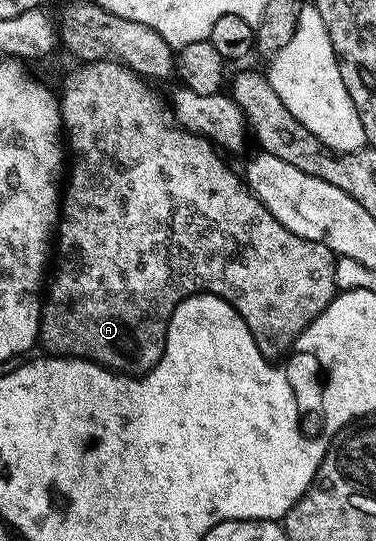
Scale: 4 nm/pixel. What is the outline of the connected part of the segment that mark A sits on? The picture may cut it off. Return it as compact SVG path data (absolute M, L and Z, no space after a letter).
M113 60L101 62L82 62L66 78L66 83L60 90L60 109L65 137L70 137L70 150L74 159L69 159L70 183L65 183L64 193L60 198L60 217L56 227L56 258L58 254L58 279L49 283L42 303L42 323L38 329L38 342L45 353L63 358L83 358L89 362L100 364L118 374L133 374L135 376L148 373L160 360L166 347L166 329L174 309L185 298L194 294L208 293L220 296L236 308L238 315L248 324L252 336L256 340L256 348L265 358L278 360L297 343L298 337L328 308L334 299L336 287L334 284L334 263L336 255L324 244L304 240L284 228L259 198L250 191L245 181L217 154L215 143L200 134L183 130L177 125L165 122L168 110L162 107L160 99L154 95L153 85L147 84L128 66Z

